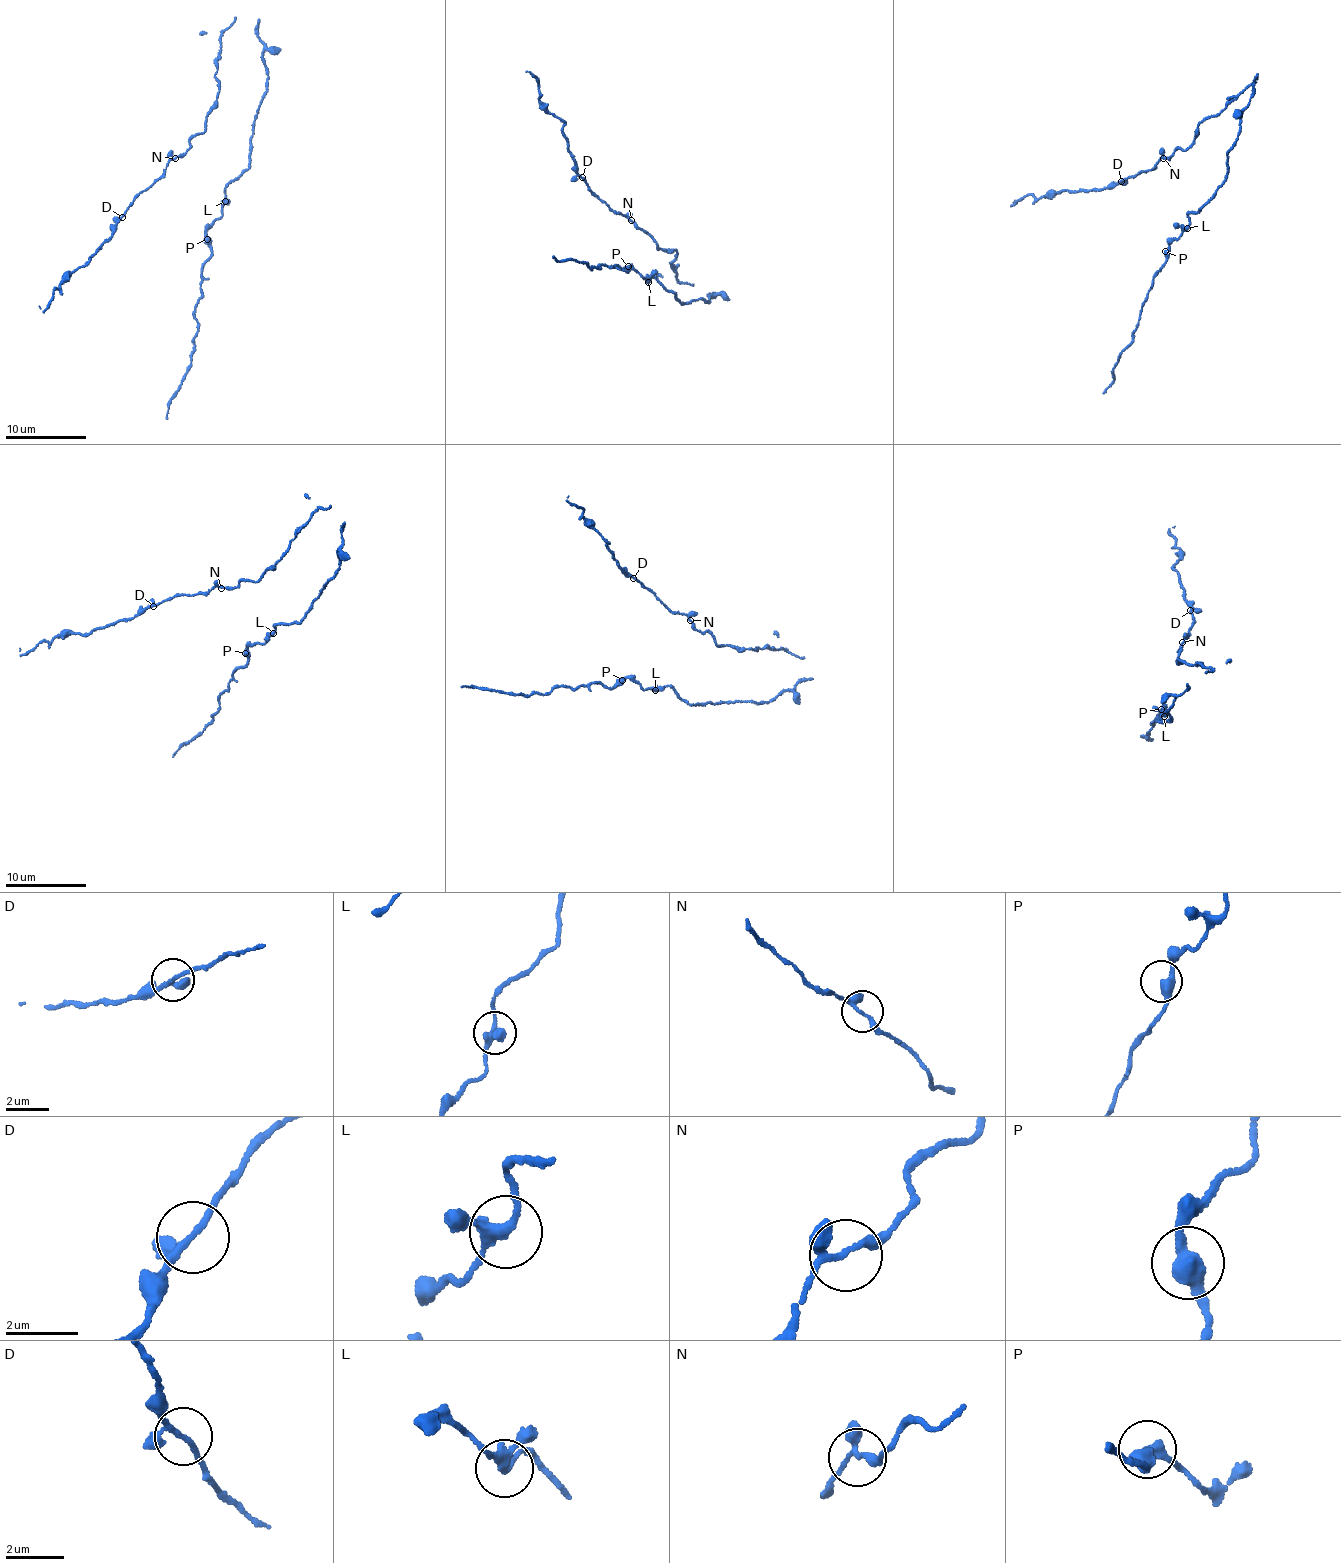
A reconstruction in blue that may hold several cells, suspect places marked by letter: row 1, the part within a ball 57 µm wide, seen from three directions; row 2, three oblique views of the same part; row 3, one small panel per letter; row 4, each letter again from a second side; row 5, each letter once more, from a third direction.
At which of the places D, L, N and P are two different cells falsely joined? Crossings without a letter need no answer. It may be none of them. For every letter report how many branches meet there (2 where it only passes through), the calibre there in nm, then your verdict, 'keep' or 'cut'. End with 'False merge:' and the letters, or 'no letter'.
D: 3 | 150 nm | keep
L: 3 | 260 nm | keep
N: 3 | 170 nm | keep
P: 2 | 400 nm | keep
False merge: no letter

